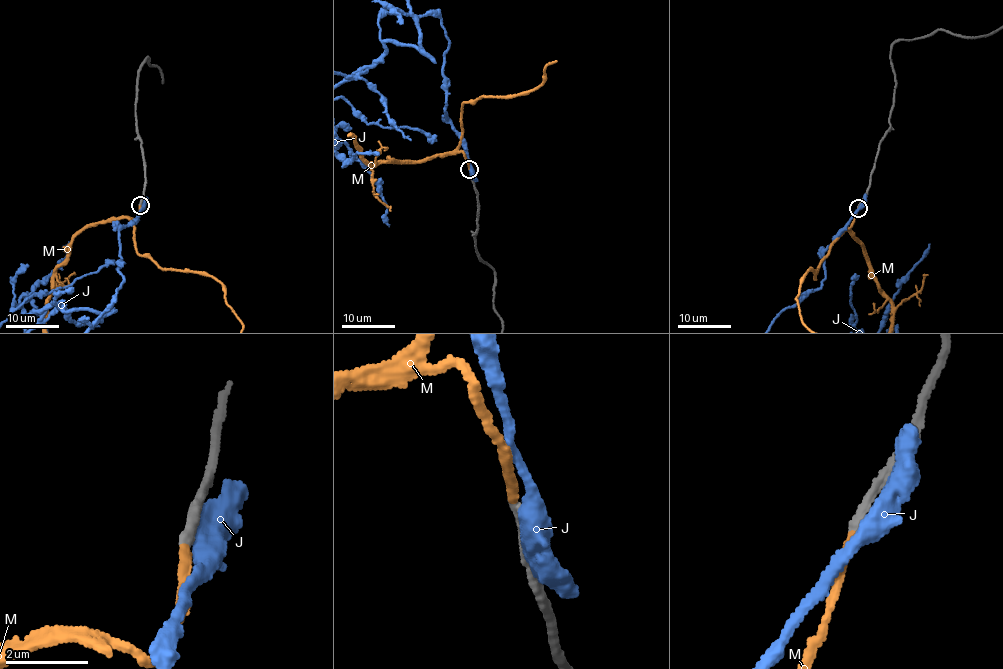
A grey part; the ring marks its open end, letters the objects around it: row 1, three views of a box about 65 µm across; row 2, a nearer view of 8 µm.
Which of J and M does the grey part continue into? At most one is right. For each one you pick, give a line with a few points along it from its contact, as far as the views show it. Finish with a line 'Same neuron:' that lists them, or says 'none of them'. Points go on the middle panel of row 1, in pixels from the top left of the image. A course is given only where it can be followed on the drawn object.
M: via (469, 169), (464, 103), (554, 58), (541, 129), (443, 142), (383, 198)
Same neuron: M

